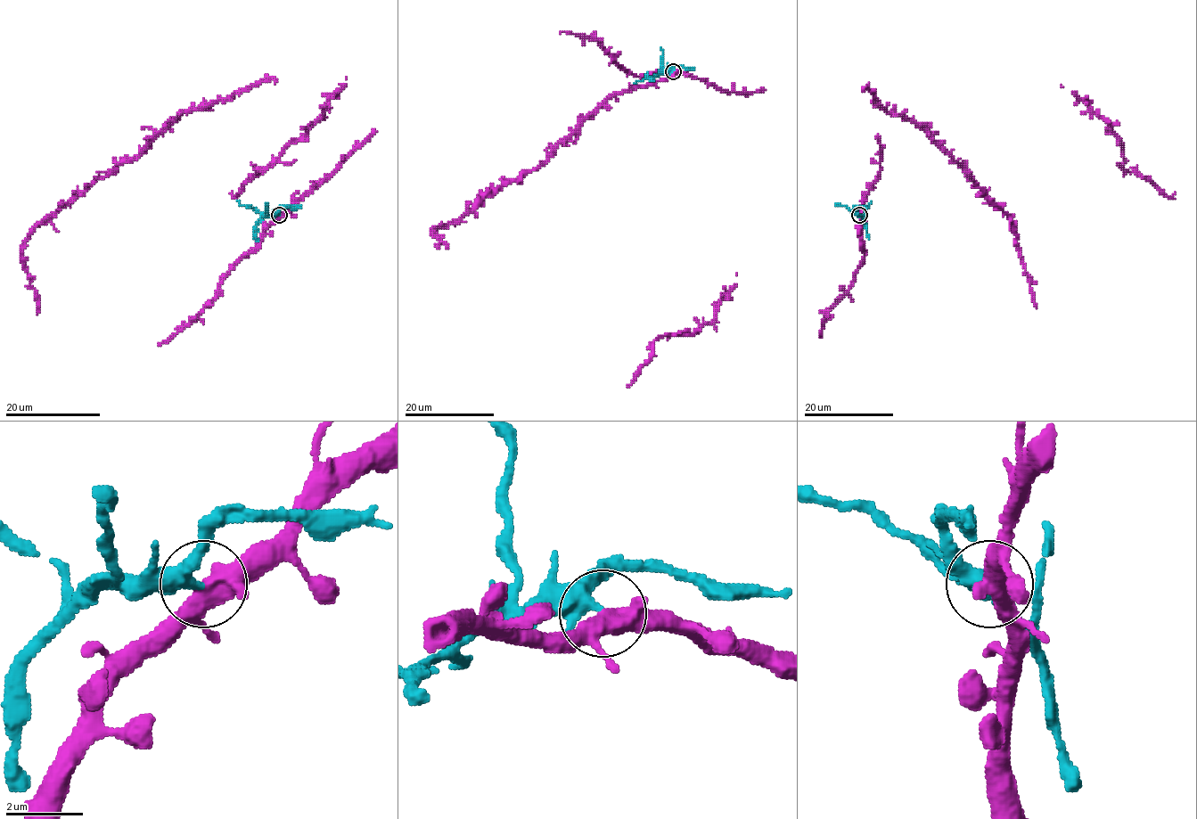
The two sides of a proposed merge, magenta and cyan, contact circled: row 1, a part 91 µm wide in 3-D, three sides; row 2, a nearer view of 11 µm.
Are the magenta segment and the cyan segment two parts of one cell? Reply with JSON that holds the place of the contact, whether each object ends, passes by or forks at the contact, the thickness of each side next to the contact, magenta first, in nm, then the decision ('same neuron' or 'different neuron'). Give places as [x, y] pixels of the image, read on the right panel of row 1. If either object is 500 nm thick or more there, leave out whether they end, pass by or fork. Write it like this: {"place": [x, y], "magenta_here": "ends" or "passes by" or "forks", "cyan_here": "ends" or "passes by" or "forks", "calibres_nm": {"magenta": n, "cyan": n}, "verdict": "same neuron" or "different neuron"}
{"place": [859, 215], "magenta_here": "forks", "cyan_here": "passes by", "calibres_nm": {"magenta": 400, "cyan": 320}, "verdict": "different neuron"}

